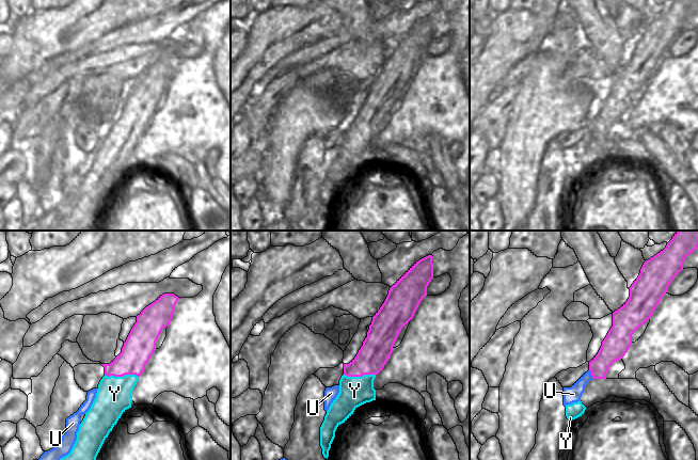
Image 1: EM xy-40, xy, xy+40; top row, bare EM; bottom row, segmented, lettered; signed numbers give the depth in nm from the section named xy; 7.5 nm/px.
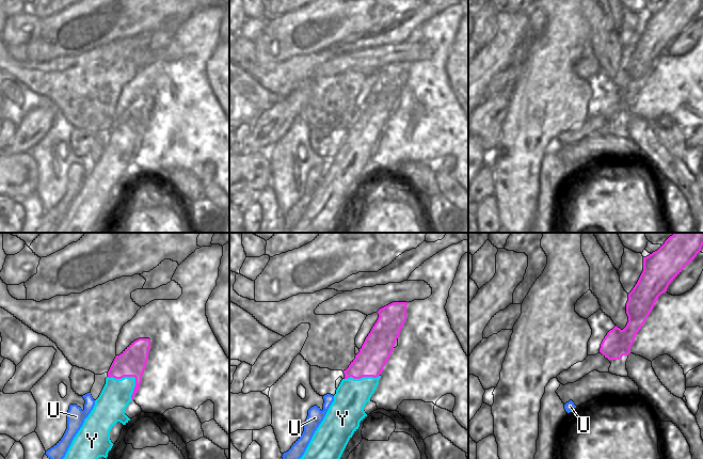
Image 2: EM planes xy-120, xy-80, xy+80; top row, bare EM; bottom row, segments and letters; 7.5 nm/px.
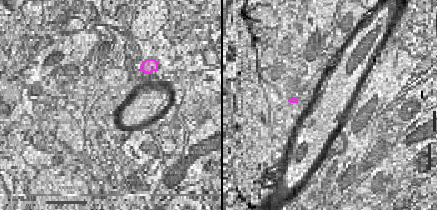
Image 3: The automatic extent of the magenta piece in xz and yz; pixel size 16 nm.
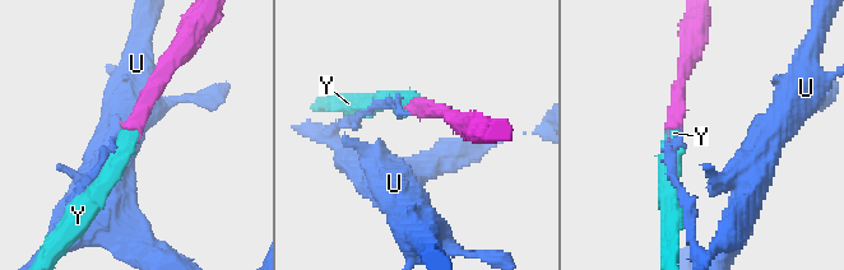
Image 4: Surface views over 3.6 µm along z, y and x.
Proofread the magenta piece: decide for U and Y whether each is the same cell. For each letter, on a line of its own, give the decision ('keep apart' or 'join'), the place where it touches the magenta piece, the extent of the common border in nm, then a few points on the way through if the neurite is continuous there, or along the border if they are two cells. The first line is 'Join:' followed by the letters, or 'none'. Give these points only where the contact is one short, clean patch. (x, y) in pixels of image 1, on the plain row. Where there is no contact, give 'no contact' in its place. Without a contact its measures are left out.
Join: Y
U: keep apart; contact xy+40 (591, 135); length 80 nm; border xy+40 (589, 130), (593, 139)
Y: join; contact xy-40 (122, 137); length 260 nm; way xy-40 (137, 111), (122, 137), (114, 151), (114, 155)

